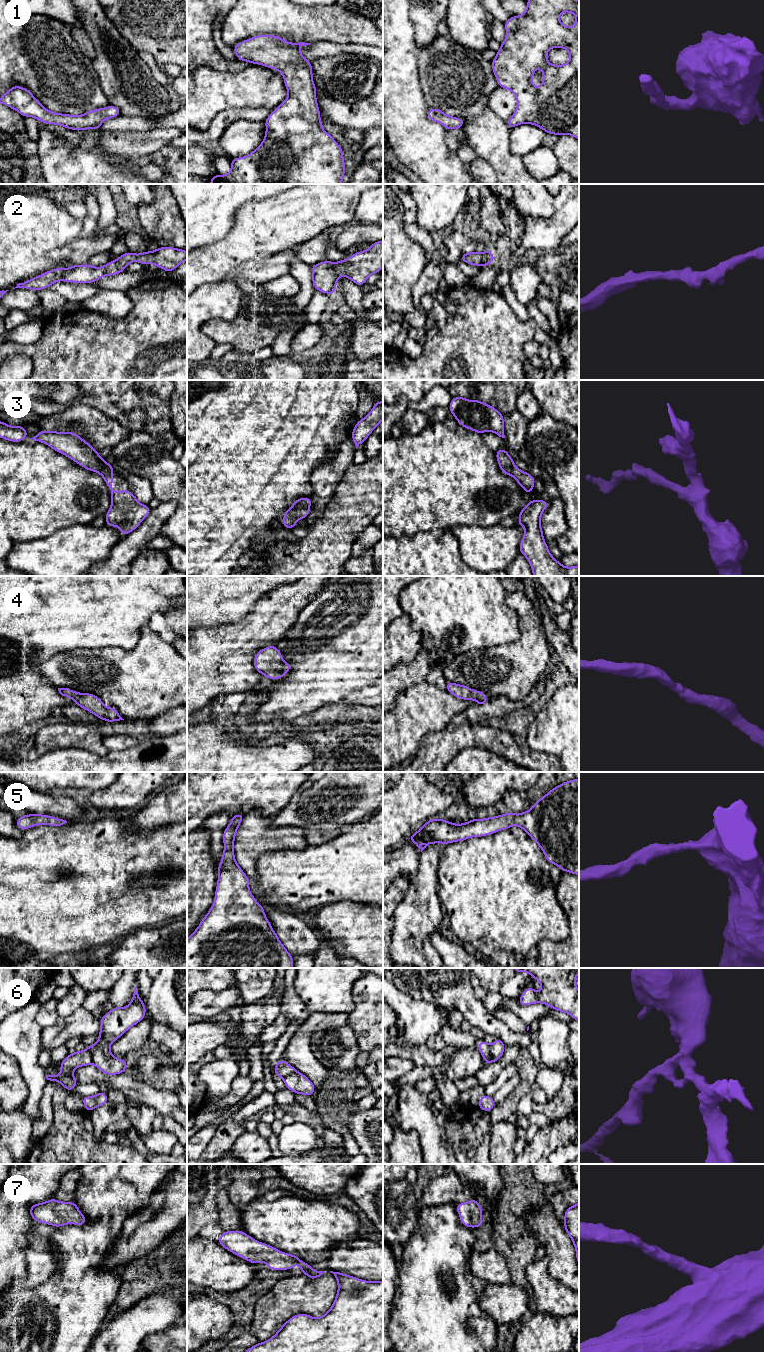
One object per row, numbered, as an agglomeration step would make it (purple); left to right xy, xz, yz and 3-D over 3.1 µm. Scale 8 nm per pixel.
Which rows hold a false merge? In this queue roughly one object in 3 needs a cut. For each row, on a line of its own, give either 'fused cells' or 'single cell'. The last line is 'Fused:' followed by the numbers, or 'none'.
1: single cell
2: single cell
3: single cell
4: single cell
5: single cell
6: fused cells
7: single cell
Fused: 6

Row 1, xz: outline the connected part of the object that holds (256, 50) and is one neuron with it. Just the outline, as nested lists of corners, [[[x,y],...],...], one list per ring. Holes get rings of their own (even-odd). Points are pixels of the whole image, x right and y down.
[[[256,35],[234,47],[239,61],[247,61],[277,70],[282,73],[288,97],[264,121],[266,132],[263,142],[249,155],[231,158],[231,169],[226,175],[216,174],[209,178],[210,184],[342,184],[345,175],[343,149],[333,136],[323,130],[320,109],[316,99],[316,86],[313,82],[312,62],[300,52],[301,46],[311,43],[291,43],[277,35]]]

